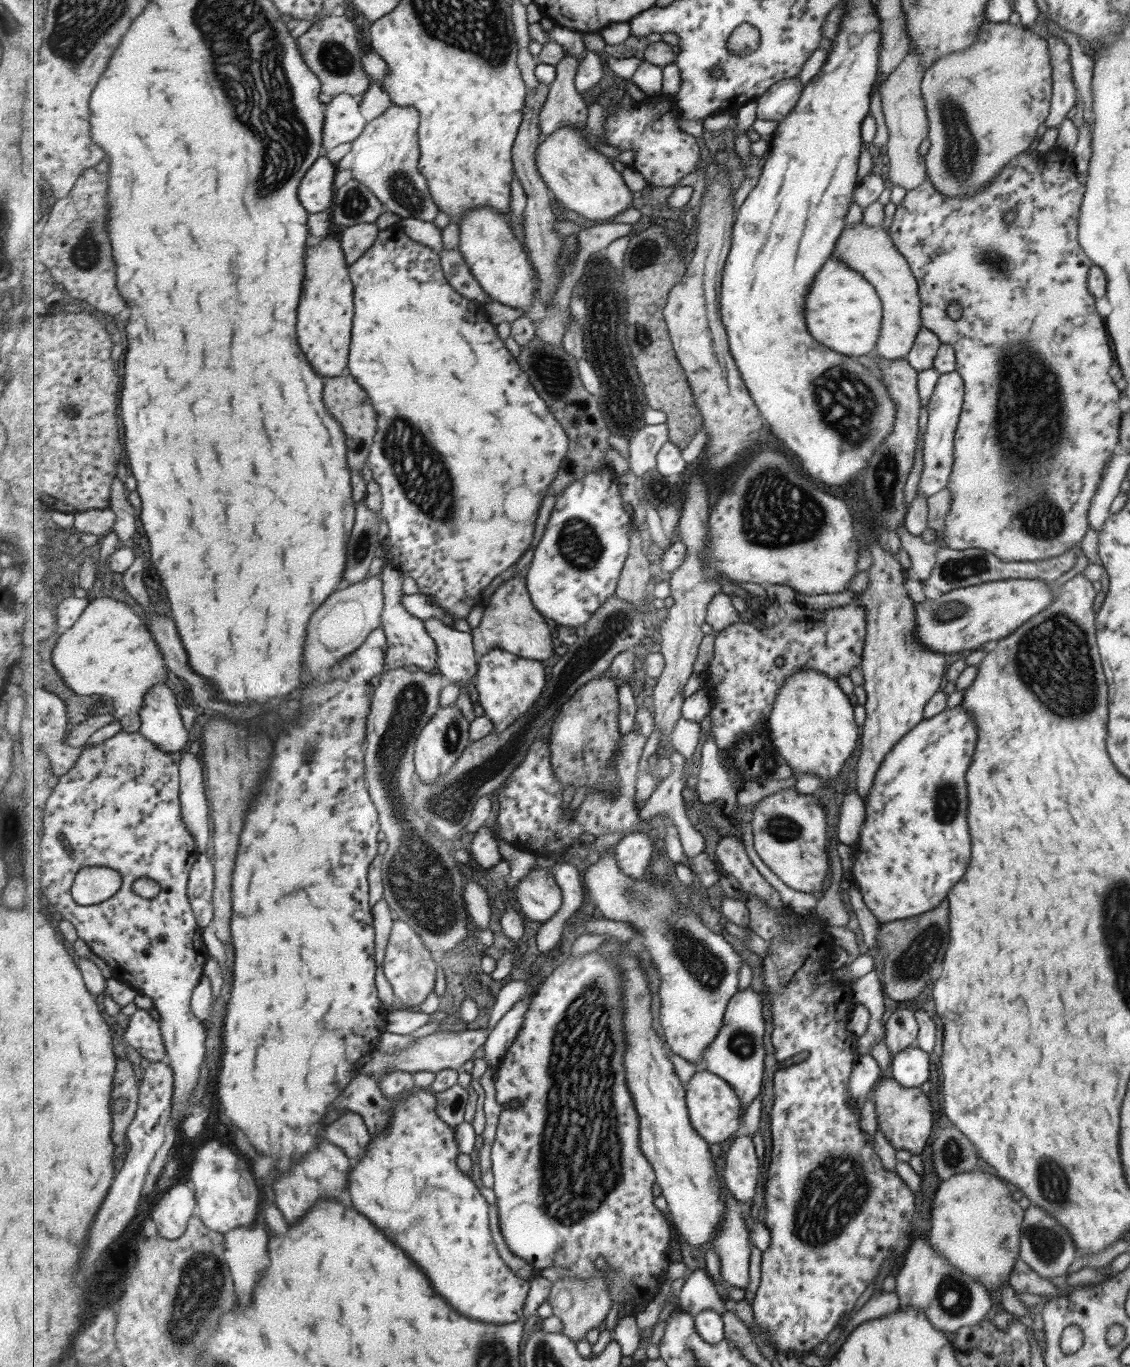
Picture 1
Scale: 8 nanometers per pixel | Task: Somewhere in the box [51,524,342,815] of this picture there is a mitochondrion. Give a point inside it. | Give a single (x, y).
(310, 753)

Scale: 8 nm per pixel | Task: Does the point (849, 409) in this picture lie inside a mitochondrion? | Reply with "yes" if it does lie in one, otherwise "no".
yes

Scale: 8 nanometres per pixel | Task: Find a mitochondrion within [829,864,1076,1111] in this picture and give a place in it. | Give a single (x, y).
(920, 954)

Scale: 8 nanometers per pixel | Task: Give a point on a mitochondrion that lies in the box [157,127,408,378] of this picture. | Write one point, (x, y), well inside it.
(353, 204)

